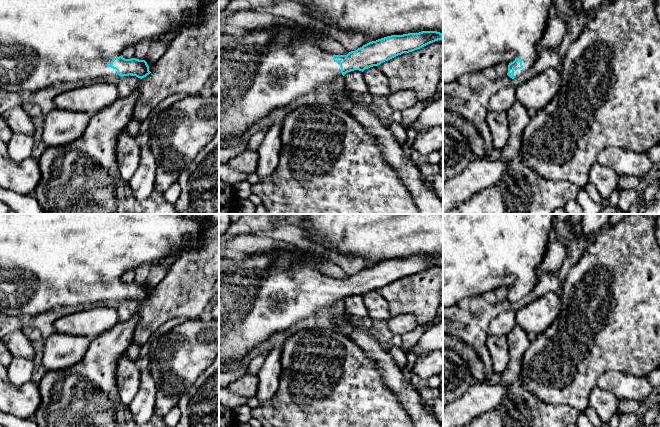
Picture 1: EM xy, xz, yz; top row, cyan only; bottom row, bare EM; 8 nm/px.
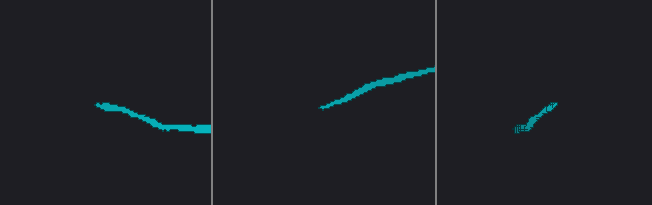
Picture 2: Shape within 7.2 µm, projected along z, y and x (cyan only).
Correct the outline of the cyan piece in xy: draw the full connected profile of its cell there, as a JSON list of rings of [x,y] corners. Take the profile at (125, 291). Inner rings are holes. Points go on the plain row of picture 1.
[[[0,214],[0,314],[5,316],[35,316],[59,306],[97,304],[113,300],[136,300],[140,303],[151,296],[145,284],[125,283],[123,274],[142,265],[148,267],[168,257],[181,257],[184,253],[203,244],[203,233],[208,230],[208,217],[203,221],[193,221],[186,214]]]

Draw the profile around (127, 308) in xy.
[[[123,300],[116,309],[119,322],[128,321],[137,311],[140,302],[136,300]]]

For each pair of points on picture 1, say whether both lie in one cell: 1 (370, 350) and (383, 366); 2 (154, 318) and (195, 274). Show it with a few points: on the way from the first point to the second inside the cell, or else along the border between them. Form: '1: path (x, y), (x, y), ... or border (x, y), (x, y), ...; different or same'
1: path (374, 354), (382, 362); same
2: path (163, 307), (185, 285); same

